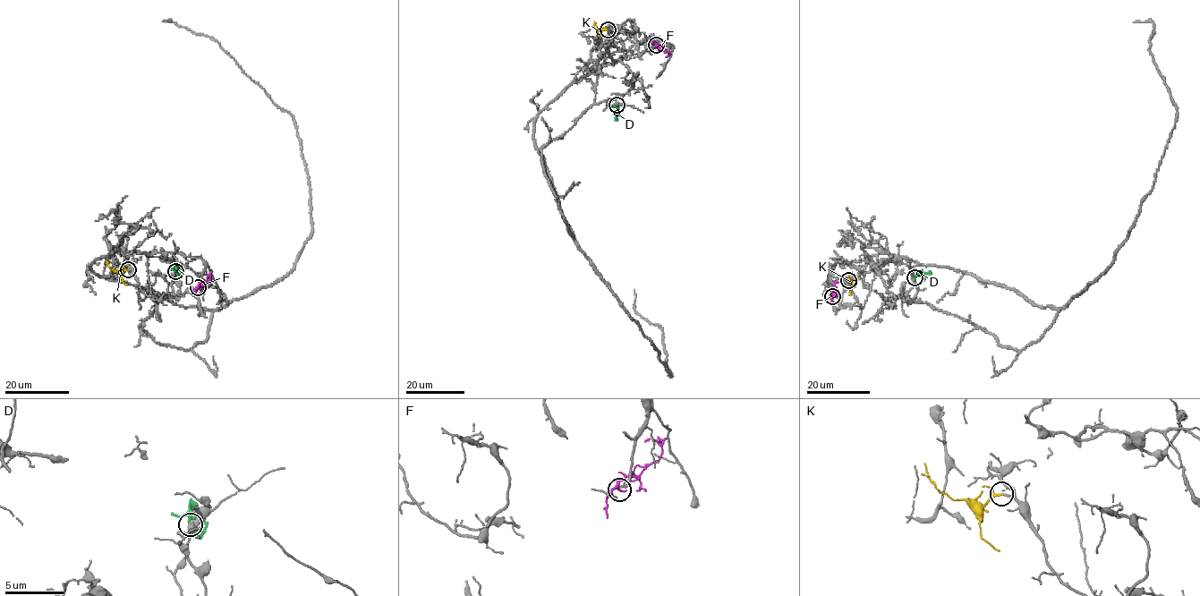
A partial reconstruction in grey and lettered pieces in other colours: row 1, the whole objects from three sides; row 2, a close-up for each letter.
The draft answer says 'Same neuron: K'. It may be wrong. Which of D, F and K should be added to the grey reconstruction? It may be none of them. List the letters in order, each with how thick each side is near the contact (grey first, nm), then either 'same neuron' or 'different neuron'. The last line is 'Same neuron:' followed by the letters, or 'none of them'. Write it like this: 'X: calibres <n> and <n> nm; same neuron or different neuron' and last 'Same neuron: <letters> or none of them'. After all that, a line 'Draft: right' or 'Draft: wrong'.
D: calibres 440 and 190 nm; different neuron
F: calibres 160 and 170 nm; different neuron
K: calibres 130 and 140 nm; same neuron
Same neuron: K
Draft: right

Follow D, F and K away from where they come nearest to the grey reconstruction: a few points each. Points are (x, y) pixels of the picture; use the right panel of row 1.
D: (914, 277), (919, 273), (930, 271)
F: (832, 295), (835, 283), (840, 283)
K: (848, 280), (853, 284), (849, 278), (852, 272)

